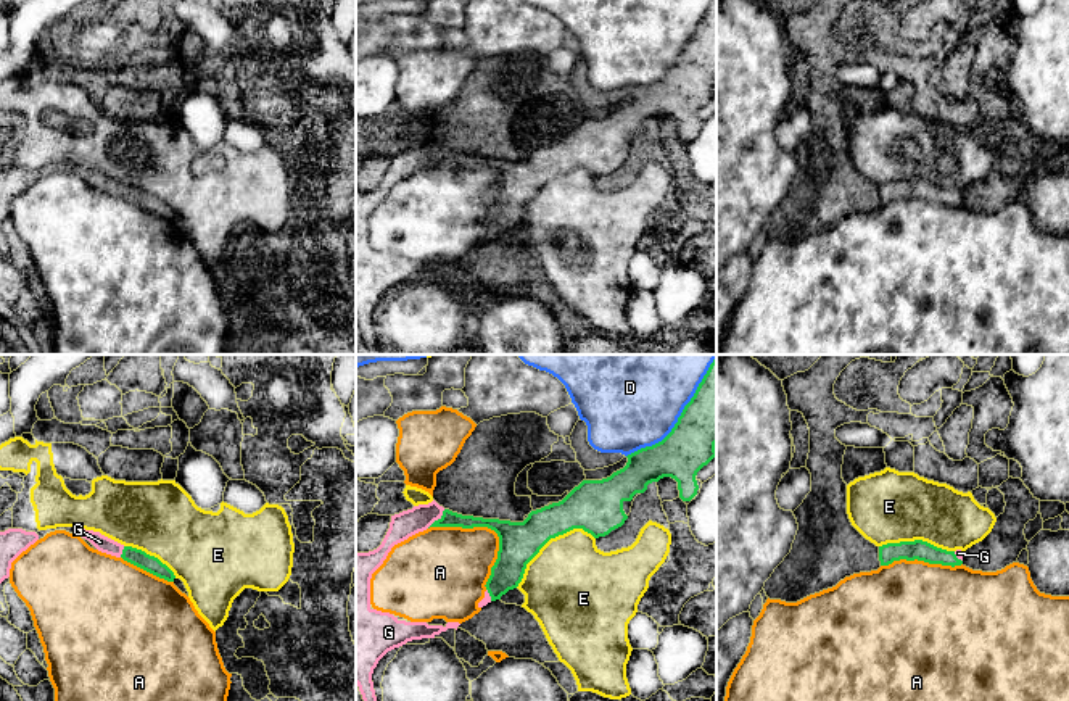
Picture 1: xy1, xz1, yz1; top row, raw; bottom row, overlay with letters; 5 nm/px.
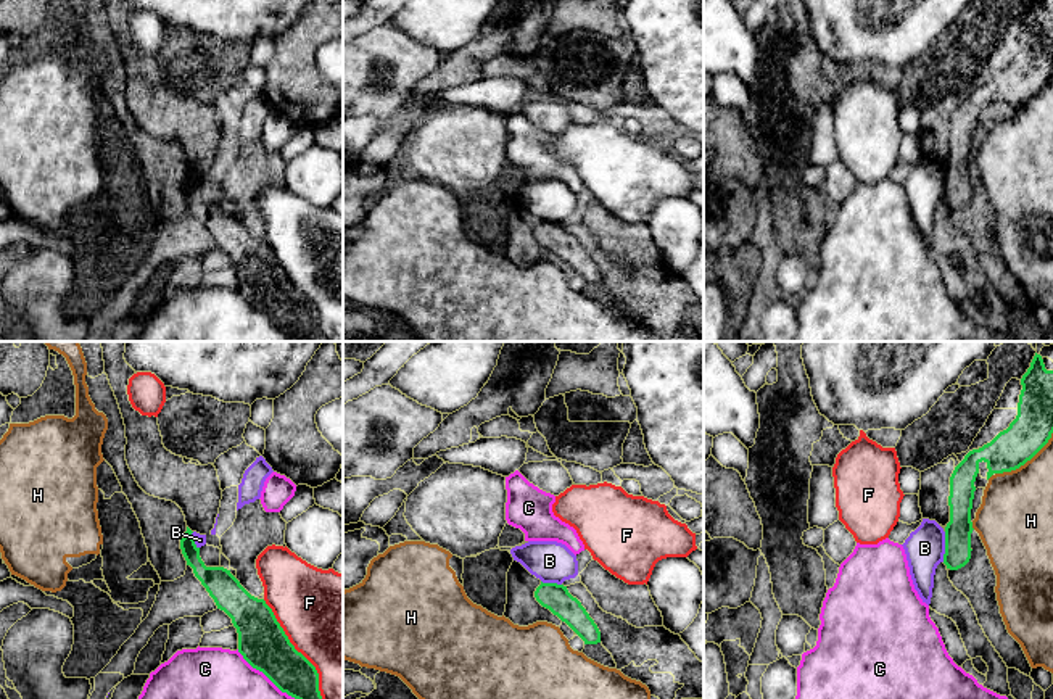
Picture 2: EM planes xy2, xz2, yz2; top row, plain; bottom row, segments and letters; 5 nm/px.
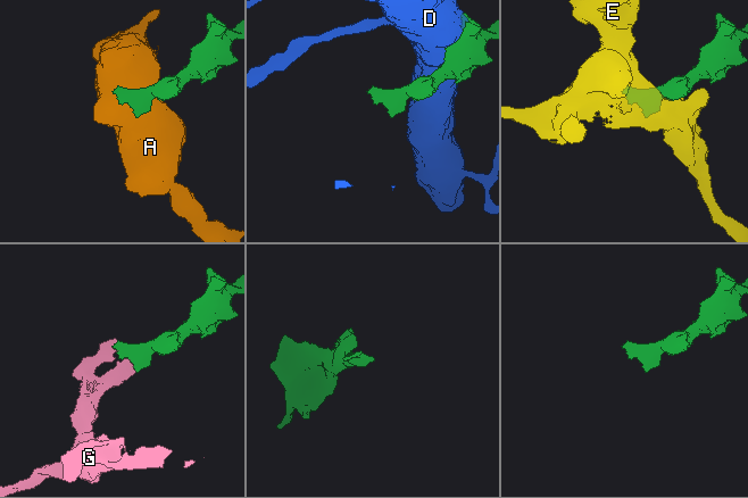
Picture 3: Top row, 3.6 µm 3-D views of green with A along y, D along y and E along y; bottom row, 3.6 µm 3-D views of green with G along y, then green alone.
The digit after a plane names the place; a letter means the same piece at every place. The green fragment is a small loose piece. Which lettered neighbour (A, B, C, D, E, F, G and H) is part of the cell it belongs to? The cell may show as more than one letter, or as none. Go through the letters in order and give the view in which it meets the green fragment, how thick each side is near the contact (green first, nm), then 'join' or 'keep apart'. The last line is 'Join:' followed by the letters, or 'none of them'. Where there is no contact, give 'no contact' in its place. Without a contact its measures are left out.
A: contact in xz1; calibres 200 and 360 nm; keep apart
B: contact in yz2; calibres 130 and 200 nm; keep apart
C: contact in xy2; calibres 240 and 440 nm; keep apart
D: contact in xz1; calibres 280 and 440 nm; keep apart
E: contact in xz1; calibres 220 and 460 nm; keep apart
F: contact in xy2; calibres 240 and 480 nm; keep apart
G: contact in xz1; calibres 80 and 130 nm; join
H: contact in yz2; calibres 200 and 360 nm; keep apart
Join: G

